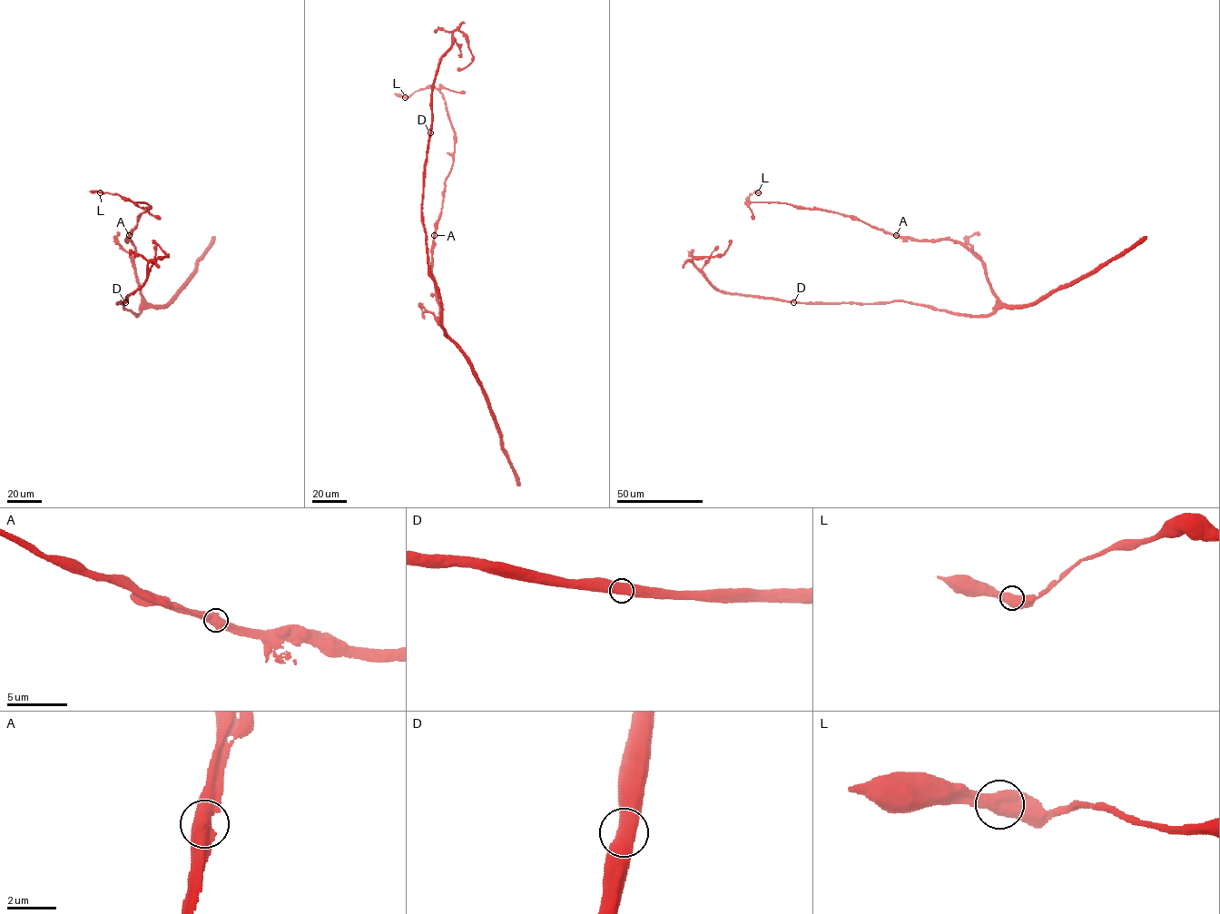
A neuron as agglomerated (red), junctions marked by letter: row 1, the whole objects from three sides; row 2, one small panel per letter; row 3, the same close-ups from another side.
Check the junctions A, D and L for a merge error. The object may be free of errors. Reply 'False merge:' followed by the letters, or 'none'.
False merge: none

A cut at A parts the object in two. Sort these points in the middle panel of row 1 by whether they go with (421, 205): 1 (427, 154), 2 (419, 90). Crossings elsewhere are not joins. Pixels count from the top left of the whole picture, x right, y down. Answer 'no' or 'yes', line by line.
1: yes
2: no

